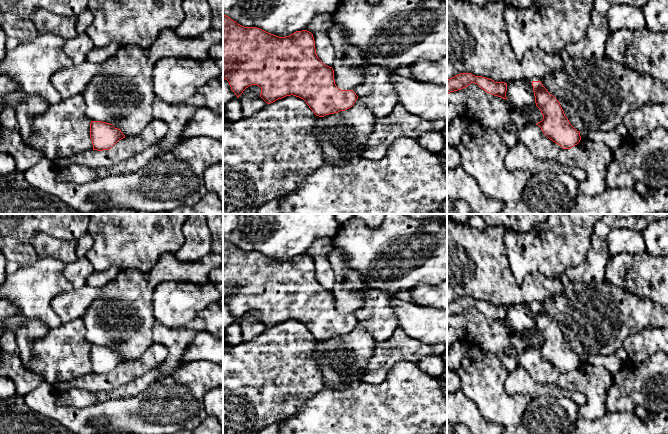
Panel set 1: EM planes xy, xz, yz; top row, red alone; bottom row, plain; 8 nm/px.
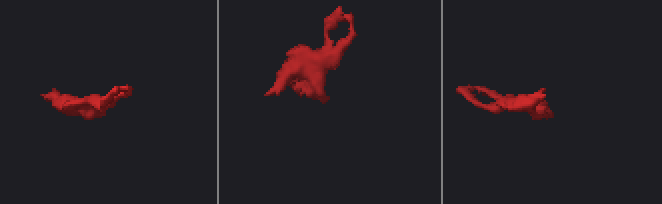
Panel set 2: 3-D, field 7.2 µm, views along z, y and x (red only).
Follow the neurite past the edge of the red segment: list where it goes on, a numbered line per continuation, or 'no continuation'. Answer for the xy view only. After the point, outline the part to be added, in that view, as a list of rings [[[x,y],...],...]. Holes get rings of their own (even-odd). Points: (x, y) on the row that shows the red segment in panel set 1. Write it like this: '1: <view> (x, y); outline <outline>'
no continuation

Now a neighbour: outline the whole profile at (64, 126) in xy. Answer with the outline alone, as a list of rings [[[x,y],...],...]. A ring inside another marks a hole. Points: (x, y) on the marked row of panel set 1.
[[[82,94],[49,105],[32,120],[31,146],[41,150],[51,163],[59,157],[91,152],[91,121],[86,117],[85,110]]]

